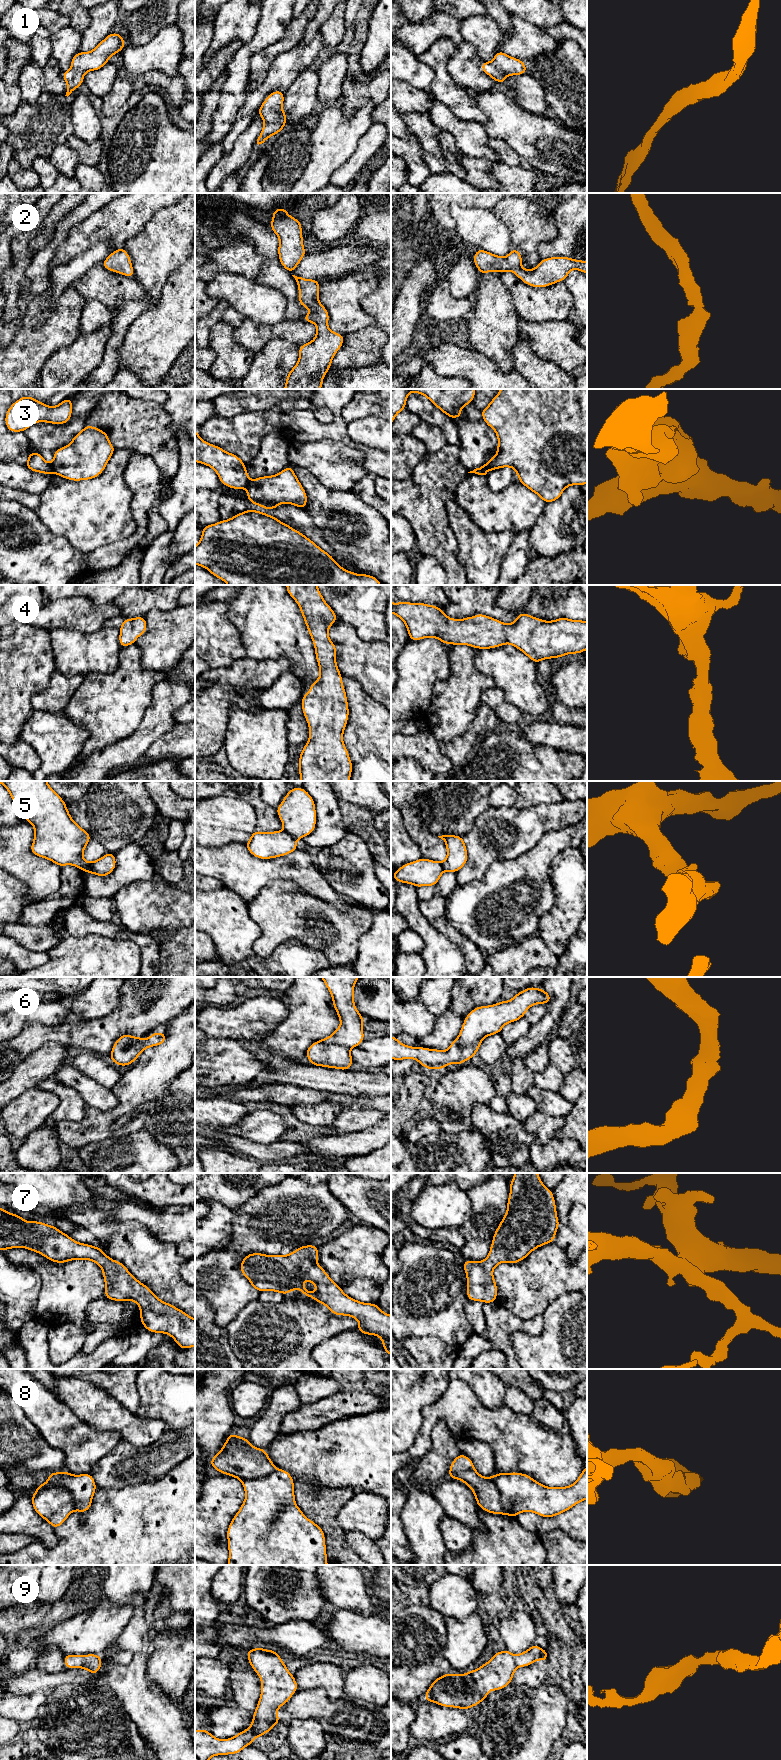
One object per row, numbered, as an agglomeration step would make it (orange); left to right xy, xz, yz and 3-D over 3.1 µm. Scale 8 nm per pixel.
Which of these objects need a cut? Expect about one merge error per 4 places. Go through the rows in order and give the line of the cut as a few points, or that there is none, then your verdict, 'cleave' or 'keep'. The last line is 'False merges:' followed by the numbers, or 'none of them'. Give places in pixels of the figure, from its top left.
1: no cut; keep
2: no cut; keep
3: cut in xy along (50, 464), (54, 472); cleave
4: no cut; keep
5: cut in xz along (283, 830), (295, 839); cleave
6: no cut; keep
7: no cut; keep
8: cut in xy along (46, 1483), (65, 1487), (71, 1493), (74, 1509); cleave
9: no cut; keep
False merges: 3, 5, 8

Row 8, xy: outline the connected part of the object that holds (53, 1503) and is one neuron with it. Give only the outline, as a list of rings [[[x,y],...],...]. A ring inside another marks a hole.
[[[39,1483],[31,1501],[35,1512],[54,1529],[62,1525],[74,1511],[72,1493],[61,1486]]]

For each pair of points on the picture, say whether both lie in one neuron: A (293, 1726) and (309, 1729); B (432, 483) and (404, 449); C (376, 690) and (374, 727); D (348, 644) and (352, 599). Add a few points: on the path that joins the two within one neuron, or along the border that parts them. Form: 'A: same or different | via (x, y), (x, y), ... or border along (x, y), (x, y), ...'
A: same | via (297, 1729), (305, 1729)
B: different | border along (426, 453), (417, 463), (412, 473), (401, 481)
C: different | border along (359, 683), (362, 689), (380, 704)
D: different | border along (339, 618), (348, 622), (356, 634), (366, 641)

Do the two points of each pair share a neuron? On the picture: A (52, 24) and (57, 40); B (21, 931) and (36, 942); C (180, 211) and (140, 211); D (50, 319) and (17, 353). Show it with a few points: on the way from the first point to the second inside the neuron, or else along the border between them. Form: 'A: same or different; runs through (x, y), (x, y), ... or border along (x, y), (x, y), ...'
A: different; border along (68, 24), (52, 34)
B: same; runs through (25, 935), (32, 938)
C: different; border along (175, 203), (160, 208), (142, 230)
D: same; runs through (43, 327), (25, 345)

